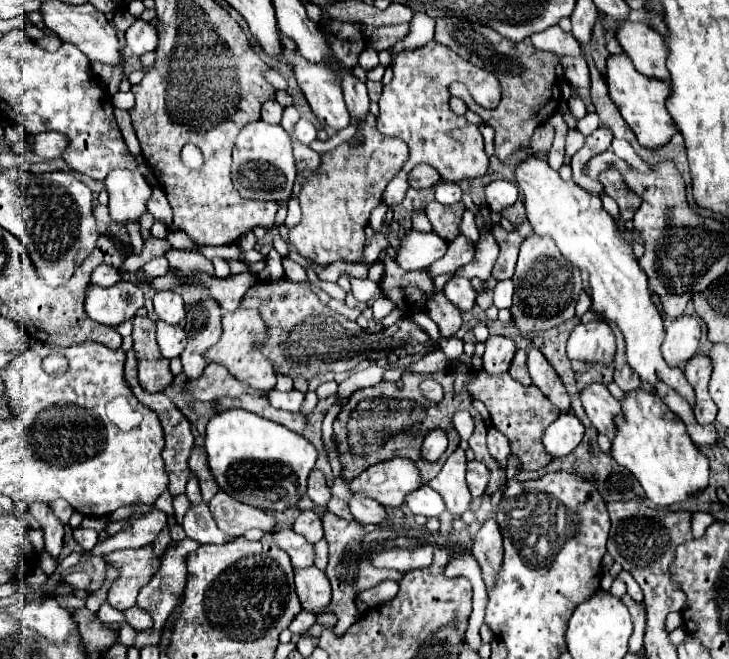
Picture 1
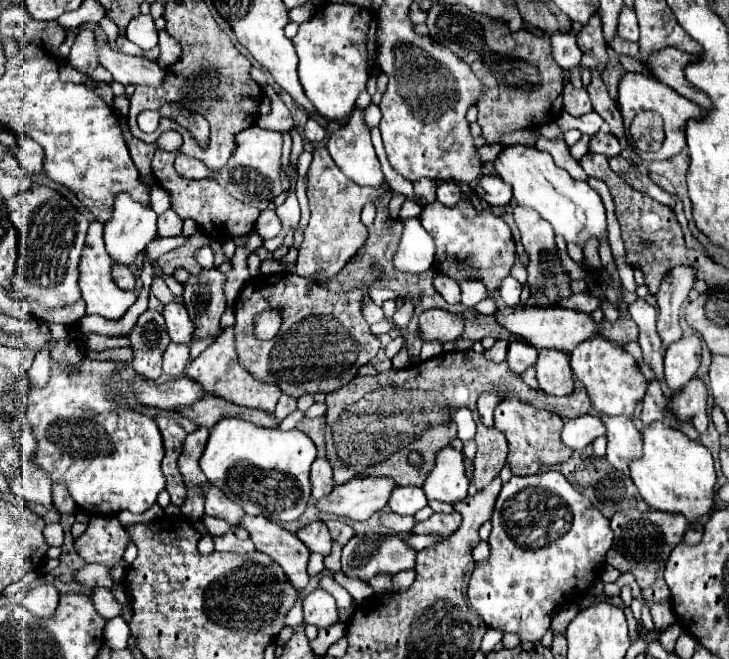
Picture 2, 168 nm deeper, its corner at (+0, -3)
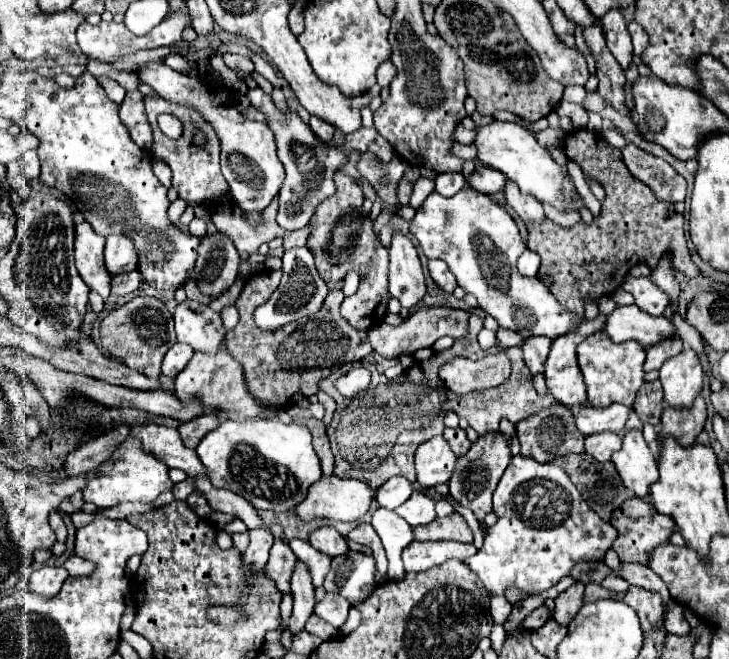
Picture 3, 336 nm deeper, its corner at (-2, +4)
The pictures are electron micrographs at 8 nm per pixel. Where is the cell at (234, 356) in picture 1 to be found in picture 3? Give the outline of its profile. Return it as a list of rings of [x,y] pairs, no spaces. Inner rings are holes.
[[[221,348],[215,354],[205,354],[205,352],[195,352],[195,356],[189,360],[185,370],[175,378],[175,394],[187,402],[191,396],[203,398],[207,406],[229,412],[233,420],[247,420],[247,418],[259,418],[261,414],[271,412],[269,406],[263,406],[257,398],[251,396],[247,390],[243,366],[229,354],[229,350]]]

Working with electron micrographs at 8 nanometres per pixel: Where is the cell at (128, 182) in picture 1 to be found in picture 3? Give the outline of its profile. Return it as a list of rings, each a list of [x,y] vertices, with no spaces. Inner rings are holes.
[[[125,234],[109,236],[105,244],[105,264],[111,274],[135,270],[139,264],[139,252],[135,248],[135,242]]]

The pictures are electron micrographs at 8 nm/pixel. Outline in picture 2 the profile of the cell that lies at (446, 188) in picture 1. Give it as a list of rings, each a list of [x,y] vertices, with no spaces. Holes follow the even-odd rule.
[[[443,183],[437,187],[437,201],[453,207],[457,201],[461,201],[461,189],[455,183]]]

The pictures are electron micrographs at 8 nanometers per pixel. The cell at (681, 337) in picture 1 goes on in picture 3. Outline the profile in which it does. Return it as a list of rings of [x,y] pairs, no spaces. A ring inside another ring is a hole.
[[[685,348],[677,356],[665,360],[659,372],[667,404],[673,408],[691,406],[703,384],[703,368],[699,354],[693,348]]]

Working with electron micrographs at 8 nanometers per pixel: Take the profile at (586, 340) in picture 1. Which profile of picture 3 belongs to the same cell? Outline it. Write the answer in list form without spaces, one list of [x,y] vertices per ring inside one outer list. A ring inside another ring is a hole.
[[[591,334],[587,336],[579,346],[577,346],[577,358],[579,358],[579,368],[585,378],[587,386],[587,398],[591,406],[609,406],[613,402],[623,404],[623,406],[633,406],[637,390],[645,382],[645,352],[643,346],[637,342],[621,342],[615,344],[611,342],[605,334]]]

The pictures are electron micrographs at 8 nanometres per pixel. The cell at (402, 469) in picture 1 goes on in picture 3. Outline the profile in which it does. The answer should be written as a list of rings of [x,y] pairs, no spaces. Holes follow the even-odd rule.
[[[331,476],[331,478],[321,478],[319,482],[315,482],[307,494],[307,498],[297,506],[297,514],[303,520],[311,520],[317,516],[325,516],[331,520],[343,520],[343,522],[351,522],[351,520],[361,520],[369,508],[371,502],[375,500],[375,488],[371,488],[367,482],[363,480],[355,480],[355,478],[339,478],[339,476]]]

